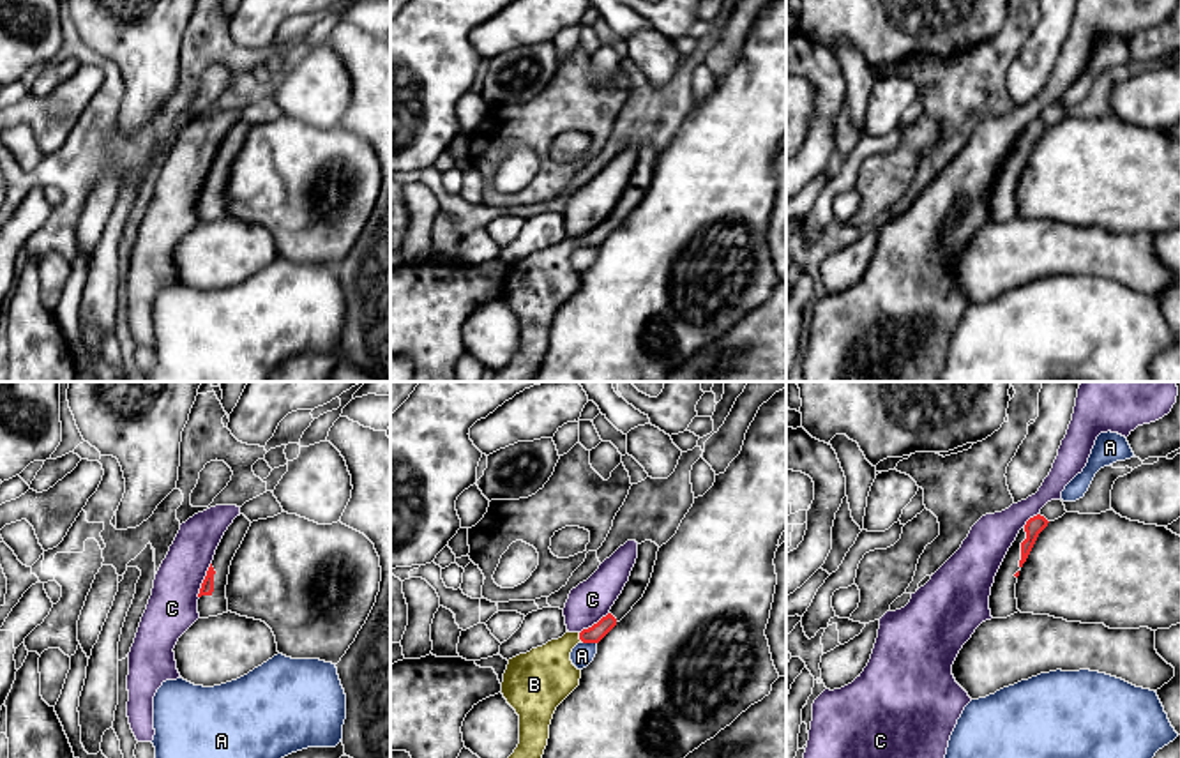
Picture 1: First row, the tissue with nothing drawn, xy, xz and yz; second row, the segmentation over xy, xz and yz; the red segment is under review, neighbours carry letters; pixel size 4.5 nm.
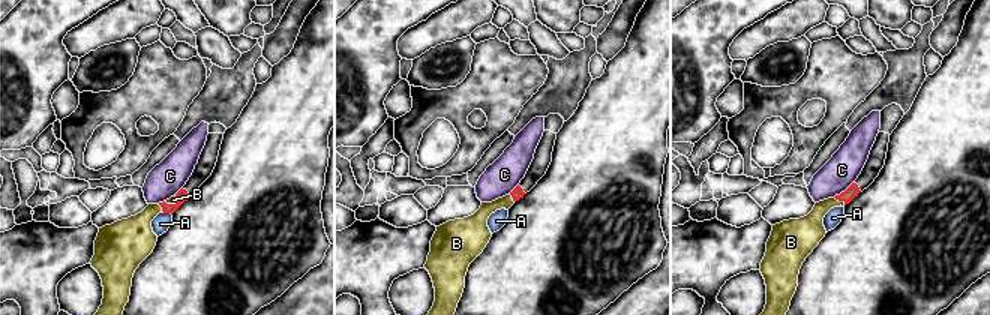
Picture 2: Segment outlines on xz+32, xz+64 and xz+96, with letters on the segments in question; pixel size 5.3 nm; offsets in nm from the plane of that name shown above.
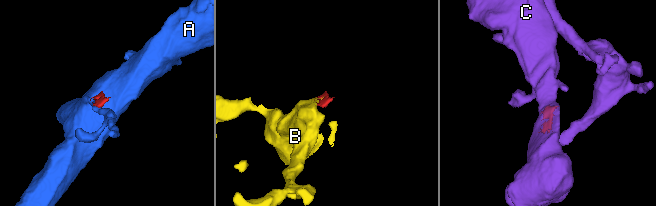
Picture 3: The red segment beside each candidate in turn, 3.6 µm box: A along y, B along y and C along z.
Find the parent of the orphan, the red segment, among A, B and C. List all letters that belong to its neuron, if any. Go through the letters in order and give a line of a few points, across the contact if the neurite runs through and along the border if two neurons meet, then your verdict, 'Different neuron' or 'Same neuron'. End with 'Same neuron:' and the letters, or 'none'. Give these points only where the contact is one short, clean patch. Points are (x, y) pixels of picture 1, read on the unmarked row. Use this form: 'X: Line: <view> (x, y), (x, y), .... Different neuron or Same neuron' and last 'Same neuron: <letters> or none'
A: Line: xz (582, 244), (596, 248). Different neuron
B: Line: xz (597, 235), (580, 241), (552, 265), (543, 281). Same neuron
C: Different neuron
Same neuron: B

